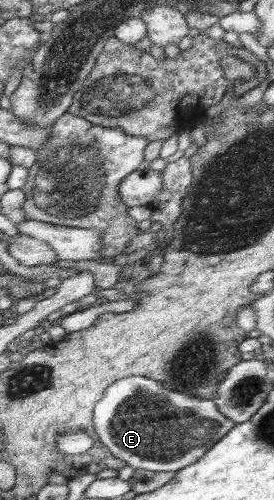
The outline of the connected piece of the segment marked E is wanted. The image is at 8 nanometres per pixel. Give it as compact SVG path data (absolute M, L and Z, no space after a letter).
M144 375L123 378L109 386L96 405L92 424L99 440L112 455L132 469L174 473L200 462L200 458L237 425L220 412L212 399L203 399L188 391L170 390L160 381Z

